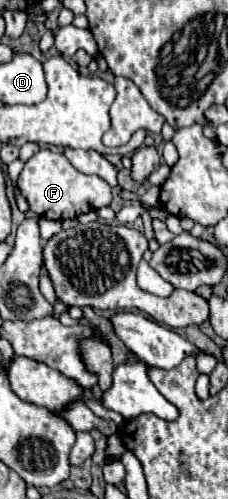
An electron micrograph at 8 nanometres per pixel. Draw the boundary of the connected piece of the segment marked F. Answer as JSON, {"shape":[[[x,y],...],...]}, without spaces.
{"shape":[[[42,147],[26,161],[18,177],[18,189],[28,201],[30,211],[40,217],[44,215],[46,219],[74,219],[82,213],[96,211],[112,203],[112,189],[104,179],[76,171],[62,153],[54,153],[48,147]]]}

